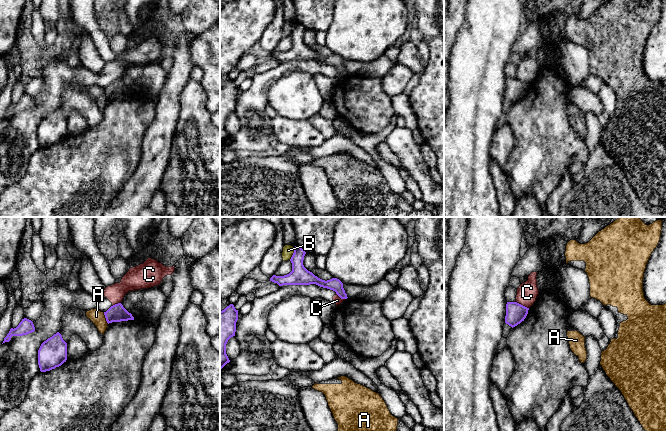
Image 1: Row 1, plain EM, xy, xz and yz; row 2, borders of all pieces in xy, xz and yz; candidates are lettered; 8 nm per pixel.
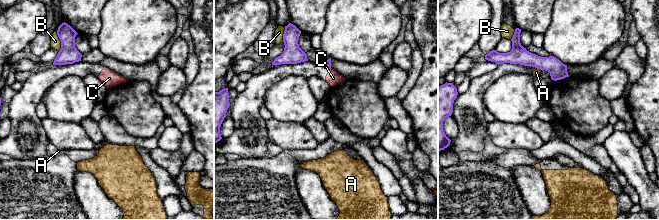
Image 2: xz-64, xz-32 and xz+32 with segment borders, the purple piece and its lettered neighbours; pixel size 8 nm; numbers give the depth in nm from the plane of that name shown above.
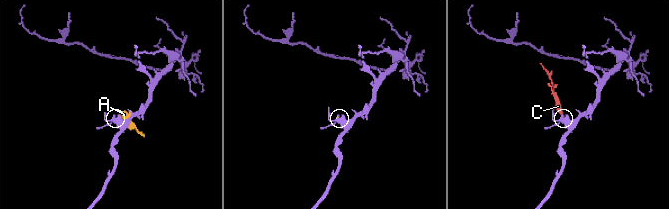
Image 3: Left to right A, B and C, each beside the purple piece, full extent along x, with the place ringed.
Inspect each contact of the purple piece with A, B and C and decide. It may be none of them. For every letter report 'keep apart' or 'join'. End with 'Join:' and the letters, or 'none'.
A: keep apart
B: keep apart
C: keep apart
Join: none

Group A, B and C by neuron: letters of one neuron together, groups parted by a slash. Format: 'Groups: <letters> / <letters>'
Groups: A B / C

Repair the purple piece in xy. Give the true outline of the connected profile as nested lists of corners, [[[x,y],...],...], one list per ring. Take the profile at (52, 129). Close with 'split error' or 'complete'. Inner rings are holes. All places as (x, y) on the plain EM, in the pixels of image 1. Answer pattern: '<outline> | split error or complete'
[[[57,108],[44,117],[38,126],[38,141],[41,148],[61,142],[67,136],[67,119]]] | complete

